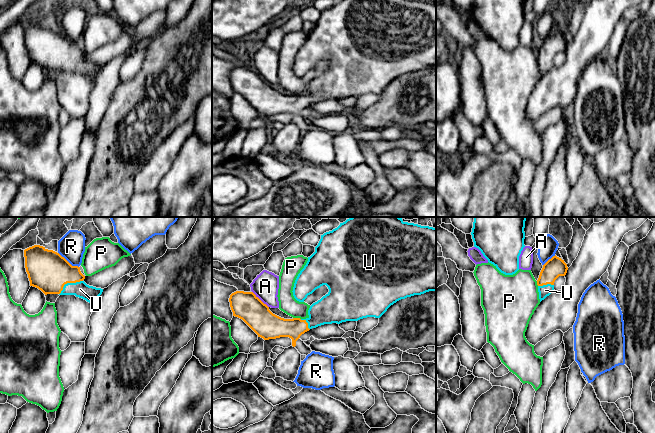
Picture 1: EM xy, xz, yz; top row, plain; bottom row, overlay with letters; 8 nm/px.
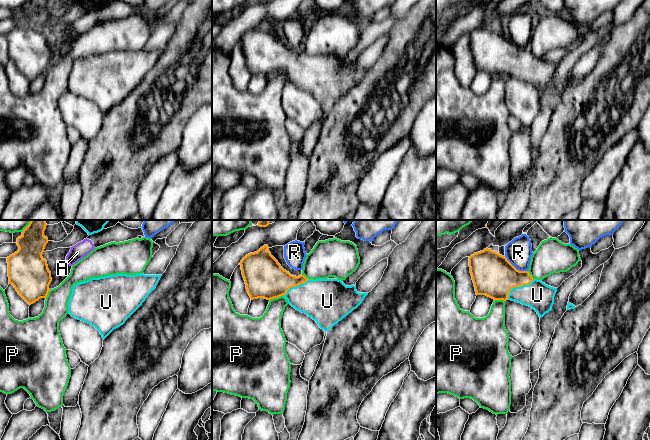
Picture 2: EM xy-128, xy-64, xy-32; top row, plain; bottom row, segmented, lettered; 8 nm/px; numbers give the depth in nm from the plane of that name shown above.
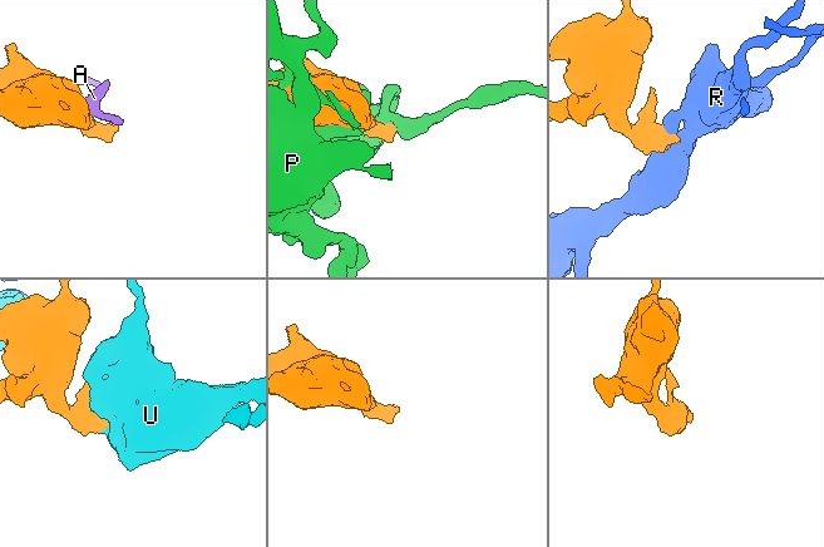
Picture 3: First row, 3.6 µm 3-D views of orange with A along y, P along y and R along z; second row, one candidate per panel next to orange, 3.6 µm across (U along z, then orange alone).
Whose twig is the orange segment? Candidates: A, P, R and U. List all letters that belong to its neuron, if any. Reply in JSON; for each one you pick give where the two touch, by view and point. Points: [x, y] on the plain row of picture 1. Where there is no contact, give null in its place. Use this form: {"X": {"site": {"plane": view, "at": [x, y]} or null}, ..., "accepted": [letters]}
{"U": {"site": {"plane": "xy", "at": [68, 58]}}, "accepted": ["U"]}

